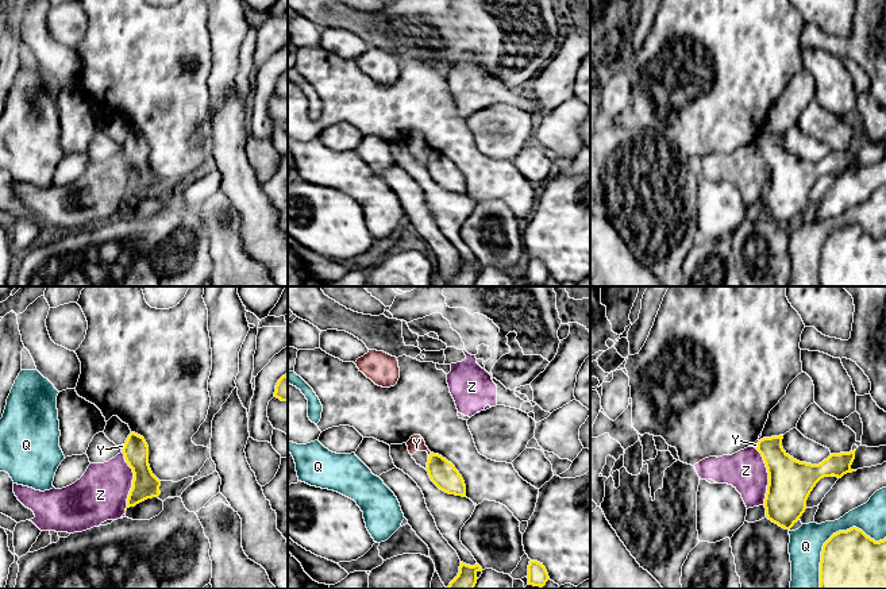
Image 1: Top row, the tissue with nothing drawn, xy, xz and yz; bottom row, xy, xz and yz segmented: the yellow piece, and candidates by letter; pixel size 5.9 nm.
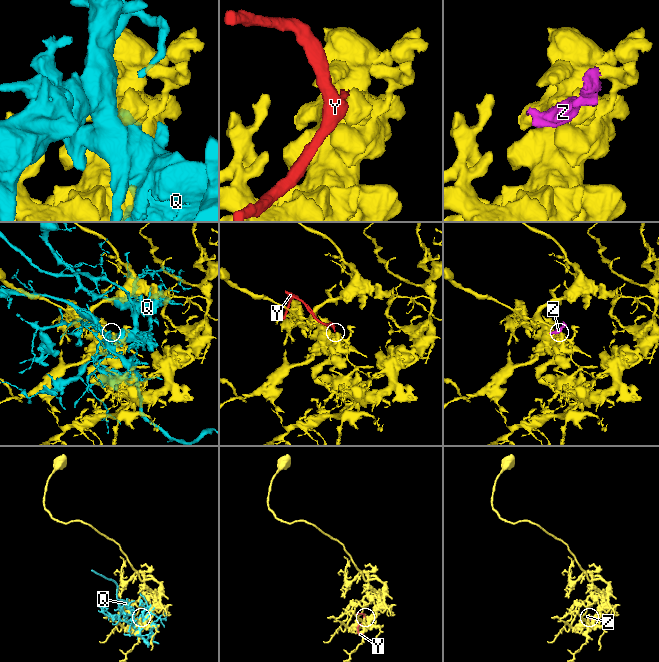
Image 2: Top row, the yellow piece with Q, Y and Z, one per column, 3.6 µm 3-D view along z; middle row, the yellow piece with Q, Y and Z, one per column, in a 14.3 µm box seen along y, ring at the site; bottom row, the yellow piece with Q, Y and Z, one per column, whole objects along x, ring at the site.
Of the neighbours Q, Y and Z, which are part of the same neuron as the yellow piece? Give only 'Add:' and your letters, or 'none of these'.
Add: none of these

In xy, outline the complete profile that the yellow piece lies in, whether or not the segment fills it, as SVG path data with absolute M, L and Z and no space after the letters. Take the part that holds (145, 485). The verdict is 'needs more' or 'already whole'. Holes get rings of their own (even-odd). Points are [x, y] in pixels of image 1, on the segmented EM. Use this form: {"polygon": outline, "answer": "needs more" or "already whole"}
{"polygon": "M131 432L123 447L124 459L132 469L132 488L127 498L127 508L158 497L161 481L153 474L149 465L149 446L143 436Z", "answer": "already whole"}

